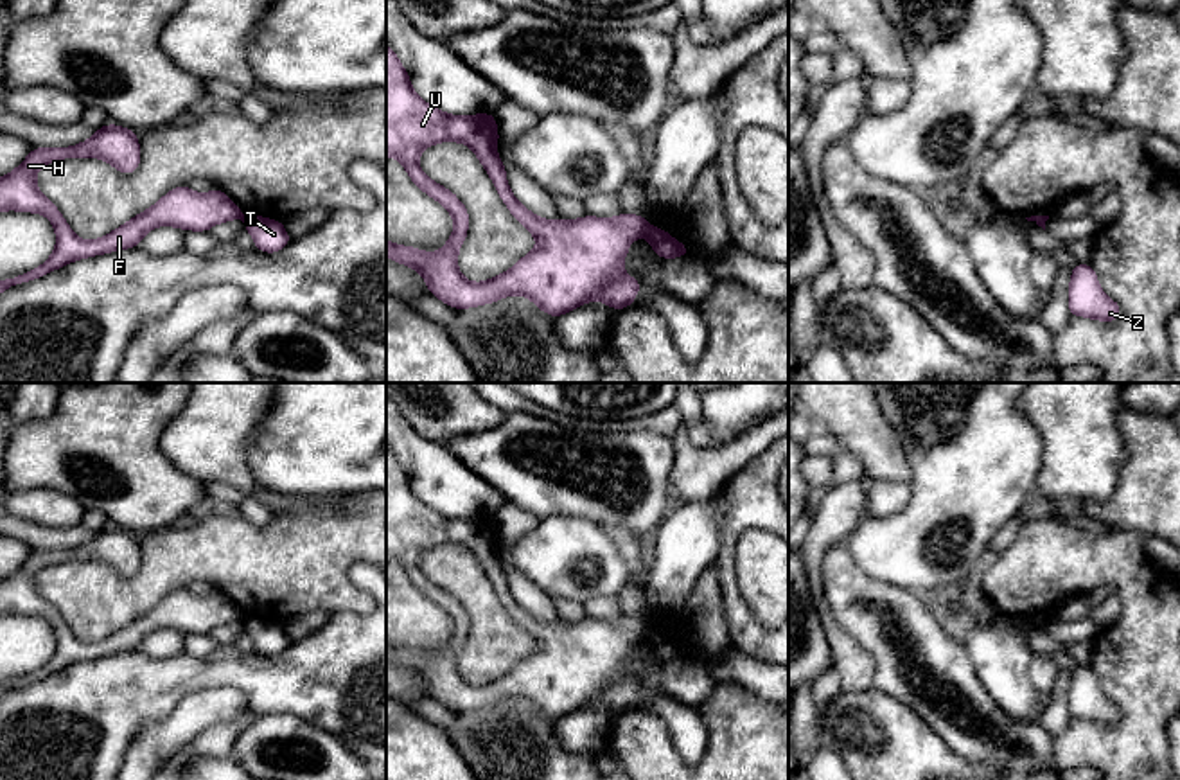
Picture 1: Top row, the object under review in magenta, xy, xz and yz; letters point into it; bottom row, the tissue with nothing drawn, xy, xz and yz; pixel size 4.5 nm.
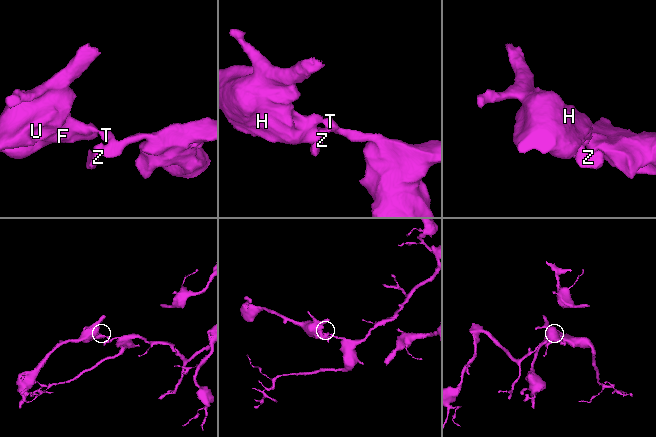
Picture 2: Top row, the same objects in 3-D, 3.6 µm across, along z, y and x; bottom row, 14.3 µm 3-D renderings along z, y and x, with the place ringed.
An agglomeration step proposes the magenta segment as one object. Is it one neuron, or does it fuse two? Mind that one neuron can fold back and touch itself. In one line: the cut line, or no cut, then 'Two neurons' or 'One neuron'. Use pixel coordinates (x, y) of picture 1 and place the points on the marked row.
Split along xz (649, 229), (645, 234). Two neurons

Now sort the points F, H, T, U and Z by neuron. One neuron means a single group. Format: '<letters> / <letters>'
F H U / T Z

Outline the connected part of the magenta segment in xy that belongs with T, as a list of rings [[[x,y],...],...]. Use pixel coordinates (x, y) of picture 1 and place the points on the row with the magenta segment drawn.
[[[244,216],[244,230],[253,237],[253,246],[264,253],[277,253],[293,241],[282,221],[264,216]]]

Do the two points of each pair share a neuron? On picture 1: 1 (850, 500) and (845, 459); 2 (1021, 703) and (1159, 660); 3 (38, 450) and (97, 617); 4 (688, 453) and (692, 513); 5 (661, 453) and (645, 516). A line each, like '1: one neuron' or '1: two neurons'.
1: two neurons
2: two neurons
3: two neurons
4: two neurons
5: one neuron

